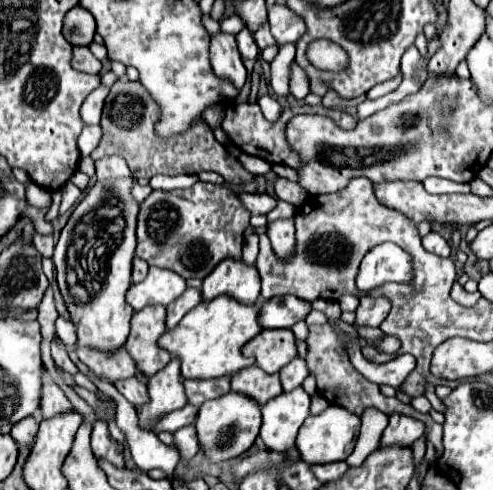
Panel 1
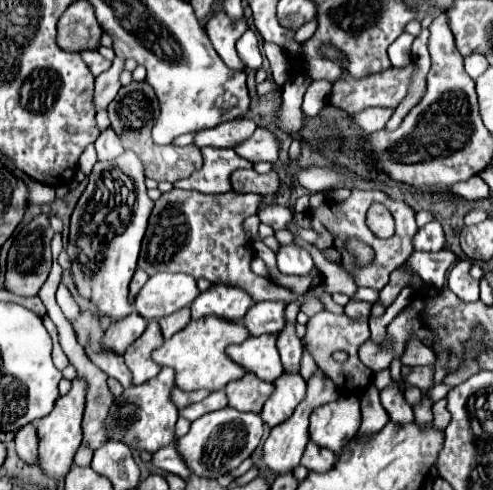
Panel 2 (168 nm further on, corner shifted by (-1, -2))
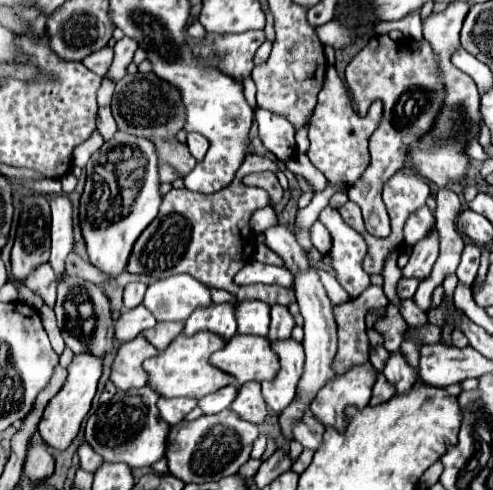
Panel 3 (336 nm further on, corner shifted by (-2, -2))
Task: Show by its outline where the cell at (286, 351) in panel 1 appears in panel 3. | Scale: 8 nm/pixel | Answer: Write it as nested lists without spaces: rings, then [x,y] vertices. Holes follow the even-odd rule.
[[[234,335],[234,339],[210,359],[214,367],[236,377],[238,385],[248,381],[270,381],[280,369],[278,355],[272,351],[270,341],[258,335]]]

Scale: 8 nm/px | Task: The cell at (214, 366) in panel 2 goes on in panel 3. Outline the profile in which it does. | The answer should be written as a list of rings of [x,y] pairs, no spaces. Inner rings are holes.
[[[198,331],[198,335],[178,335],[166,351],[156,357],[144,361],[144,369],[148,371],[148,383],[162,395],[162,397],[192,397],[202,399],[208,393],[214,393],[226,385],[234,383],[234,377],[220,371],[218,367],[210,365],[210,355],[226,345],[226,339],[214,335],[210,331]]]

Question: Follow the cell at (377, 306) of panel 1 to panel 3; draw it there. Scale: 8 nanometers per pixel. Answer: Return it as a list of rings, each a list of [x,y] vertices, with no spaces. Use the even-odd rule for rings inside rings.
[[[432,231],[426,239],[422,239],[422,243],[414,245],[412,257],[408,265],[402,269],[402,277],[406,279],[414,277],[418,281],[424,281],[430,275],[436,257],[438,257],[438,233]]]

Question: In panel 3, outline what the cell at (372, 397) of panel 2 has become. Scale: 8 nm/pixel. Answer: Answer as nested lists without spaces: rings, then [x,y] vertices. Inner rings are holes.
[[[378,373],[378,379],[372,387],[372,399],[370,405],[378,405],[378,403],[386,403],[390,401],[390,397],[394,397],[394,387],[390,387],[390,383],[386,383],[386,377],[382,373]]]

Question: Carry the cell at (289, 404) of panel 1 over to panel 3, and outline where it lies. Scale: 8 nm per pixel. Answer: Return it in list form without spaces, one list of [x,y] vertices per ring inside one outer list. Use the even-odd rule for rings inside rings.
[[[288,339],[286,343],[272,343],[272,349],[280,359],[280,371],[276,379],[262,383],[262,397],[274,413],[280,413],[294,399],[296,385],[304,373],[304,351],[294,339]]]

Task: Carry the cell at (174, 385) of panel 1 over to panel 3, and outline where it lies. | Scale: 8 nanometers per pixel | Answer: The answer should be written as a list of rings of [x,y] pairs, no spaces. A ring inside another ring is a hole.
[[[150,385],[140,389],[118,391],[108,403],[100,405],[86,423],[86,441],[94,447],[96,453],[104,457],[104,461],[112,463],[126,463],[134,467],[150,467],[158,459],[164,457],[166,439],[170,433],[170,425],[160,419],[160,411],[156,407],[158,391]]]

